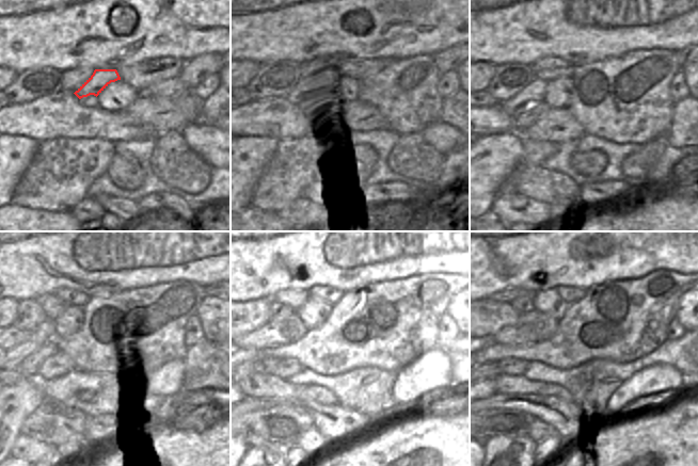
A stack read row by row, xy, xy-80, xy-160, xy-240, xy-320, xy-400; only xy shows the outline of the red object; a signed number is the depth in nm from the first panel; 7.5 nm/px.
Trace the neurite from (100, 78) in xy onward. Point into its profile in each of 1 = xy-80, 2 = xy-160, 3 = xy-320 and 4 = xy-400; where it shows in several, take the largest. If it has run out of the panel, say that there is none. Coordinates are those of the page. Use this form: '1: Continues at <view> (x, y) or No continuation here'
1: Continues at xy-80 (307, 89)
2: Continues at xy-160 (535, 93)
3: Continues at xy-320 (252, 364)
4: No continuation here.

